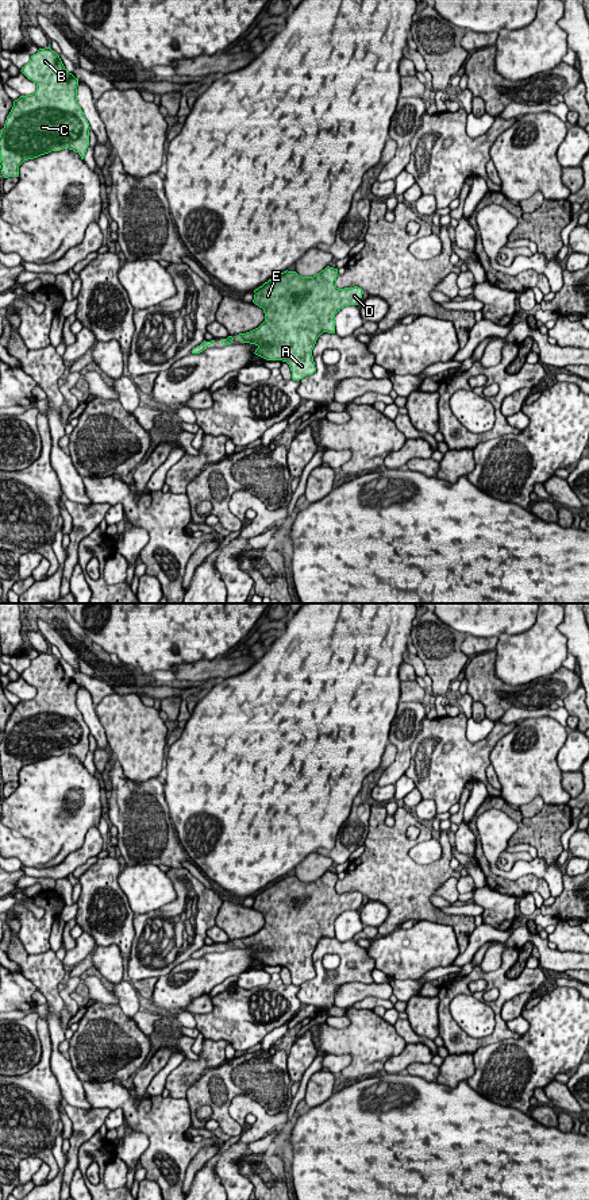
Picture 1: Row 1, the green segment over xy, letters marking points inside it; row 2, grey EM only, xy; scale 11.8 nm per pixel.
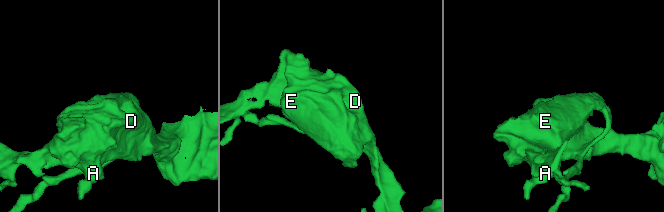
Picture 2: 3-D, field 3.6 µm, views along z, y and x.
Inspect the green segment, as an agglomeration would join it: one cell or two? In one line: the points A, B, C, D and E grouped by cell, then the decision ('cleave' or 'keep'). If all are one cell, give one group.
A B C D E; keep

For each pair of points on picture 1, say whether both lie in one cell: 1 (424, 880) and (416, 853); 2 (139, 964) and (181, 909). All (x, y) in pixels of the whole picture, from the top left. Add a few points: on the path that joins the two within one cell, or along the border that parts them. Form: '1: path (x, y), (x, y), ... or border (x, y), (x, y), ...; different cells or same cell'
1: border (431, 837), (410, 851), (410, 856), (418, 864); different cells
2: path (143, 948), (149, 929), (165, 913); same cell

